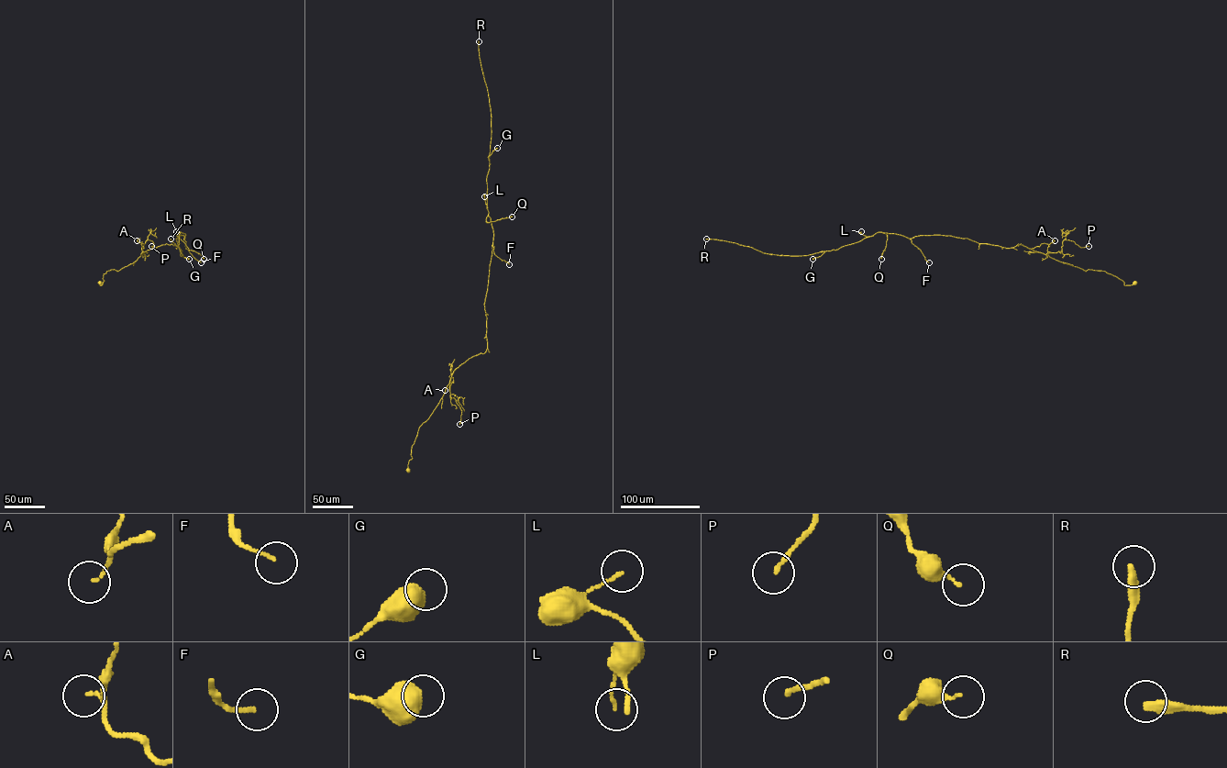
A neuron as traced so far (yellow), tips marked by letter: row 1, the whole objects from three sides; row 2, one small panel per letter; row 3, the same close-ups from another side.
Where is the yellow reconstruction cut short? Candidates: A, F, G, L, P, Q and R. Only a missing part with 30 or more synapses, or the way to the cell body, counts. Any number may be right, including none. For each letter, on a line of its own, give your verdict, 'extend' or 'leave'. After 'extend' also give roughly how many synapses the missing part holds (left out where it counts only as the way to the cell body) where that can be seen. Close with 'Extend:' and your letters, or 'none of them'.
A: leave
F: leave
G: leave
L: leave
P: leave
Q: leave
R: extend | 120 syn
Extend: R

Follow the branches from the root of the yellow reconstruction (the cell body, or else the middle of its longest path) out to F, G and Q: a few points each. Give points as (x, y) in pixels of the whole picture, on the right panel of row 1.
F: (1134, 283), (1124, 285), (1104, 271), (1085, 271), (1021, 244), (1005, 248), (949, 236), (912, 238), (929, 262)
G: (1134, 283), (1021, 244), (939, 235), (878, 232), (812, 259)
Q: (1134, 283), (1021, 244), (949, 236), (881, 231), (881, 259)

